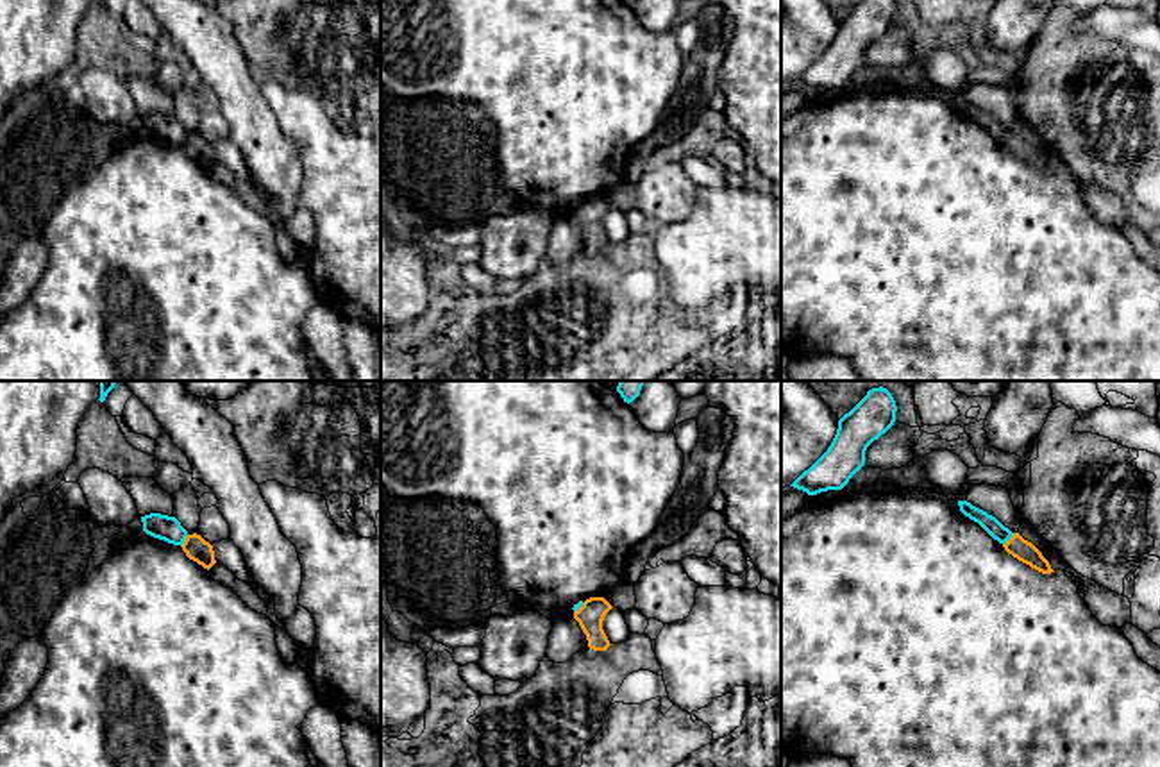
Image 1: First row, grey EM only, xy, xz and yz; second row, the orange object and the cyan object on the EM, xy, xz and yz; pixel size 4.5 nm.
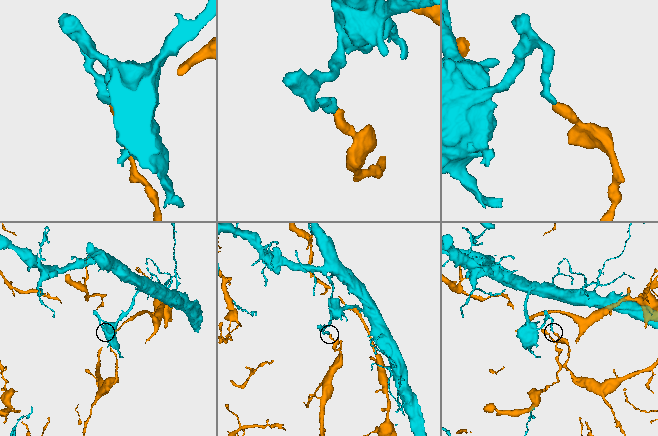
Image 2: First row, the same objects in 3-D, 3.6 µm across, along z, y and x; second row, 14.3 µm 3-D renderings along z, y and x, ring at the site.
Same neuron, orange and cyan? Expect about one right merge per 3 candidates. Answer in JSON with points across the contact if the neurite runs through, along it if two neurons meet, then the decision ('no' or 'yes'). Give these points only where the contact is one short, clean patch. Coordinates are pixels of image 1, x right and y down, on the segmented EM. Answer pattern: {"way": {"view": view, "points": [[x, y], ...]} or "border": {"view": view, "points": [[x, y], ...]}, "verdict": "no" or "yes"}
{"verdict": "no"}

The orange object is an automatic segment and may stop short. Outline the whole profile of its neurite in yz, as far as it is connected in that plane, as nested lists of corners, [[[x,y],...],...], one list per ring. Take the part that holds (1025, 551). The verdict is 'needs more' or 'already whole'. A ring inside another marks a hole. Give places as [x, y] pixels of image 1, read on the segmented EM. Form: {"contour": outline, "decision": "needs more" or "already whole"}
{"contour": [[[1013,533],[1013,536],[1003,544],[1003,547],[1008,554],[1042,574],[1055,572],[1042,552],[1031,542],[1024,540],[1019,533]]], "decision": "already whole"}

